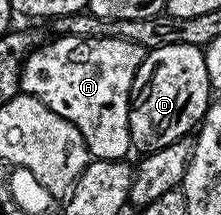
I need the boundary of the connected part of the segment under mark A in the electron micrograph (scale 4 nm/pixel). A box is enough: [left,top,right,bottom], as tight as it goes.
[20,35,145,161]

